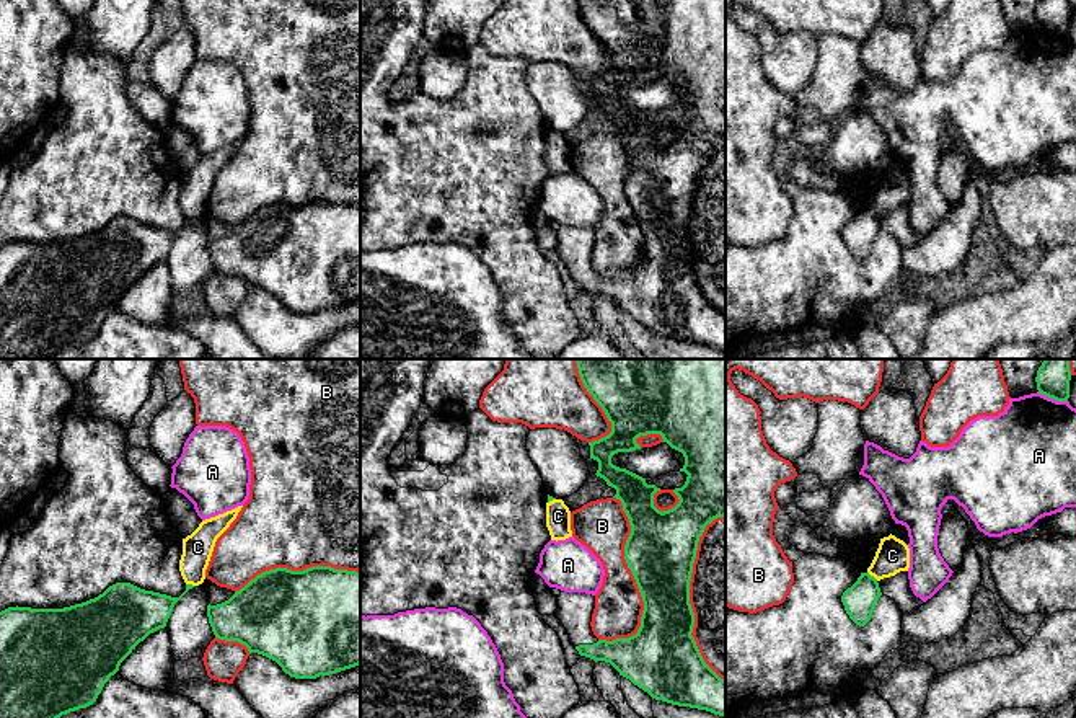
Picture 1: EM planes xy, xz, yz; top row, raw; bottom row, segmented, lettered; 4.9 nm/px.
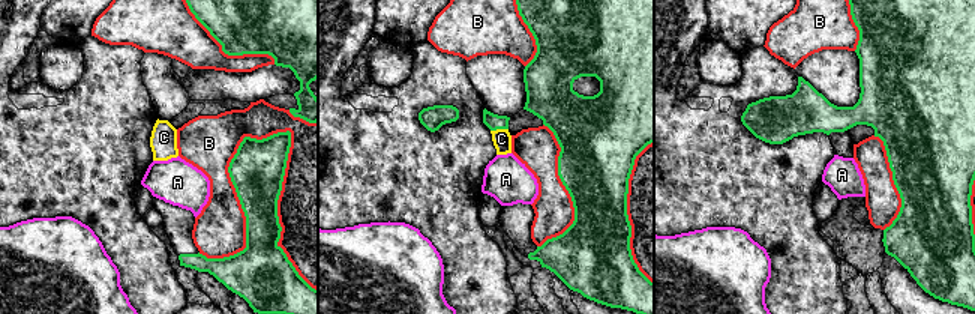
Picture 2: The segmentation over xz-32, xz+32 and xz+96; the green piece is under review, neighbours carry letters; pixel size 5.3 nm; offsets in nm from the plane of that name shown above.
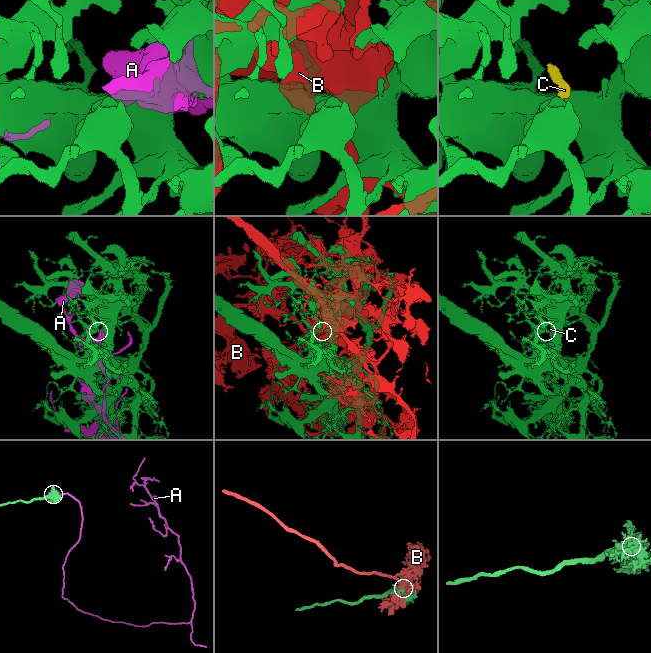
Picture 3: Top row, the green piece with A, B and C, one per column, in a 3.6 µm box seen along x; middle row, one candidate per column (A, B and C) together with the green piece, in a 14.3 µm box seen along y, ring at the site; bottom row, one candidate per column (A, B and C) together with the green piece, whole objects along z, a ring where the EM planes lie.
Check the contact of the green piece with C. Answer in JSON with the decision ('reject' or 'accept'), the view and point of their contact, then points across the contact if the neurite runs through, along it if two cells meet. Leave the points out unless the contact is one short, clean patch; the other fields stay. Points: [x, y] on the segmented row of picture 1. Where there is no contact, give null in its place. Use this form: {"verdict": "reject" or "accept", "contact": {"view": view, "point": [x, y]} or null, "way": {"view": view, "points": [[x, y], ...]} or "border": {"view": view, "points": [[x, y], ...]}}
{"verdict": "accept", "contact": {"view": "yz", "point": [873, 576]}, "way": {"view": "yz", "points": [[859, 601], [873, 576], [892, 555]]}}

